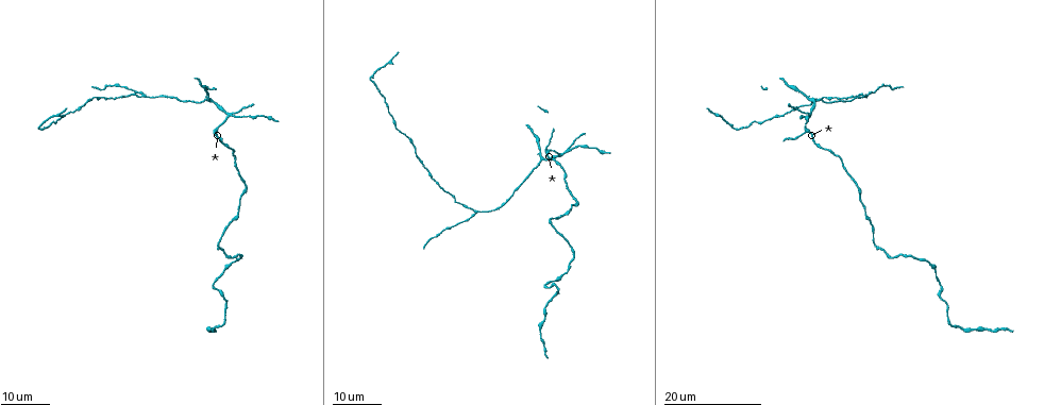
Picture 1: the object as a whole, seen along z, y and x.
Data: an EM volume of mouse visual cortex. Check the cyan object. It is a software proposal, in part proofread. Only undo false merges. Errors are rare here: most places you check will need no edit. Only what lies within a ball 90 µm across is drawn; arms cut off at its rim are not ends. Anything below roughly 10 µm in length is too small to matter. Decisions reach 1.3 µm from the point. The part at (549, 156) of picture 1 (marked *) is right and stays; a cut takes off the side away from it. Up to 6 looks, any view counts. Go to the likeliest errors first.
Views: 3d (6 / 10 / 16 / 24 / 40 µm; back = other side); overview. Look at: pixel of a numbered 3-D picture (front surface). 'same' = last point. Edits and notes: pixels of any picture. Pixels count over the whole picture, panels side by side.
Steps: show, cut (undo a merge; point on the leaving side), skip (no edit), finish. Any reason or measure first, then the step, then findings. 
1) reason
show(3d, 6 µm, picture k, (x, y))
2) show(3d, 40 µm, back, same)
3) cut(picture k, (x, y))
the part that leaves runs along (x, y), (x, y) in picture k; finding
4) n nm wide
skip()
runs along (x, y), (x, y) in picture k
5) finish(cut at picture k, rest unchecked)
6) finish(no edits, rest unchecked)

four or more arms meet
show(3d, 16 µm, picture 1, (809, 112))

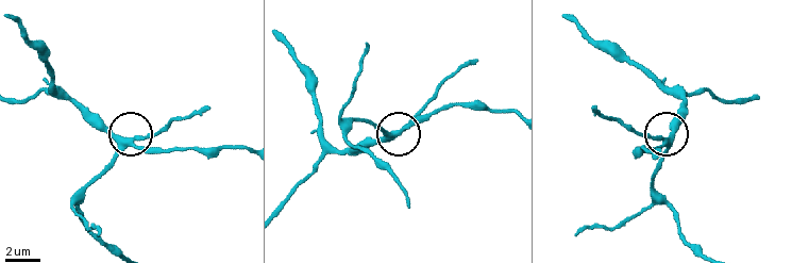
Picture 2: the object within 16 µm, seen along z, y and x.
show(3d, 6 µm, picture 2, (401, 130))

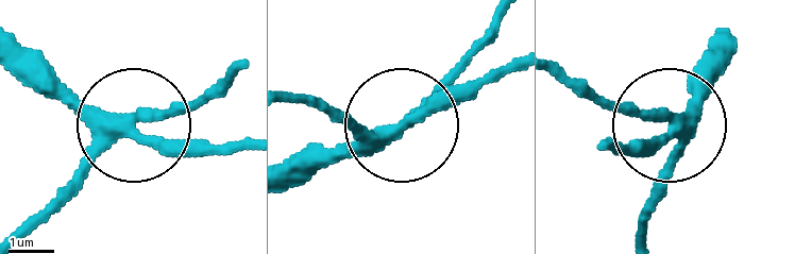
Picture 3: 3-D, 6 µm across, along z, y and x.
other side
show(3d, 6 µm, back, picture 3, (670, 124))

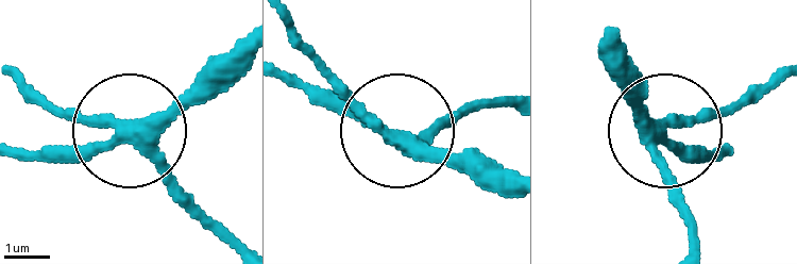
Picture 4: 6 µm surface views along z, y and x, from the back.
4 arms
skip()
runs along (695, 236), (661, 137), (714, 153) in picture 4; all the same neuron

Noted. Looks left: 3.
three-way junction
show(3d, 16 µm, picture 1, (473, 214))

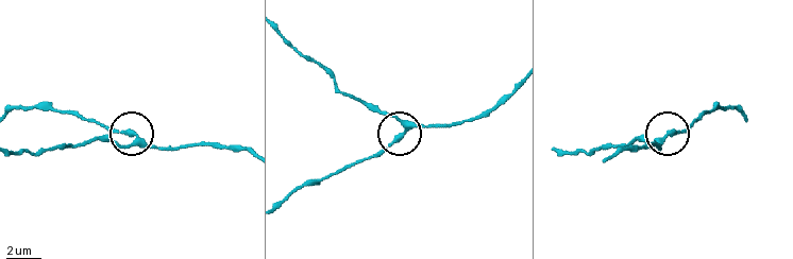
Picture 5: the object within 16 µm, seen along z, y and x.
show(3d, 10 µm, picture 5, (137, 136))

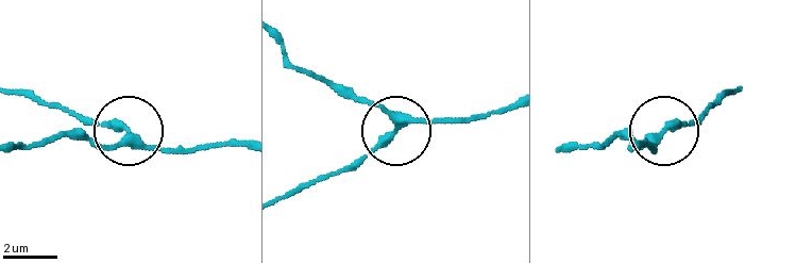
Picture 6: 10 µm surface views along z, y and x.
side arm 15 µm
skip()
runs along (511, 104), (456, 120), (408, 122), (342, 173) in picture 6; all the same neuron

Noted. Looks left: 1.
finish(no edits, rest unchecked)

